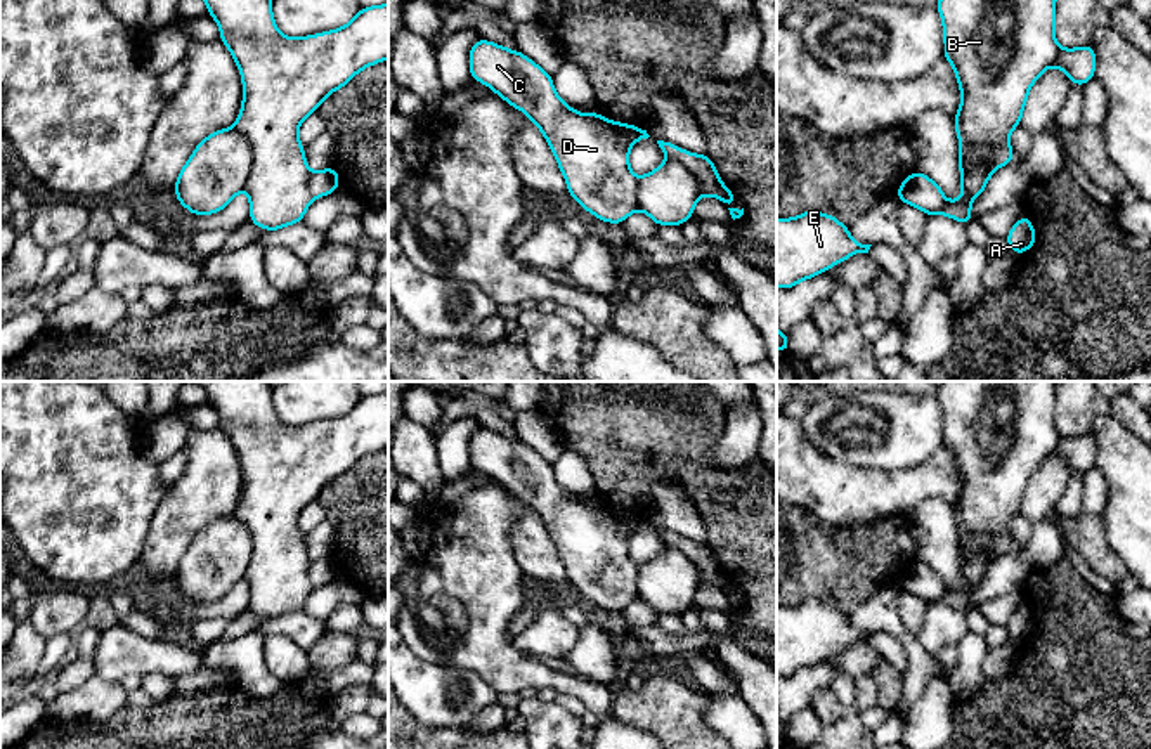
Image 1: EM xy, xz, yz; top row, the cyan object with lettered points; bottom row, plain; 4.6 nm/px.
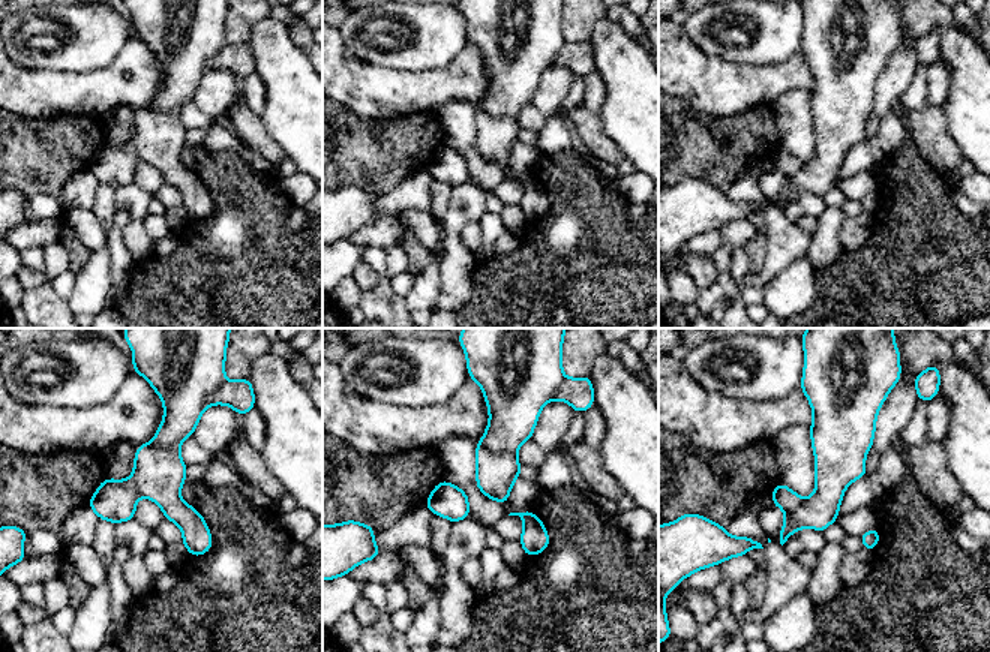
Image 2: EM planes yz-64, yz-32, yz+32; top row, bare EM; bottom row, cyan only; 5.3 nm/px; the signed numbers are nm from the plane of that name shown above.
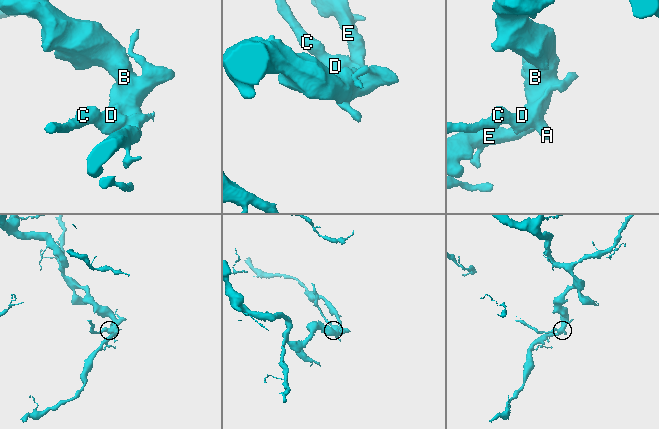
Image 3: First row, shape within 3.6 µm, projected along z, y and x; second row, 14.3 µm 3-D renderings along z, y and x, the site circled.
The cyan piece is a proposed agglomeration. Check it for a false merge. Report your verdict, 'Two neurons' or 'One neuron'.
Two neurons

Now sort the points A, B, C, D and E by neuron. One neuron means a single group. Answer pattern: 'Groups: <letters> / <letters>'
Groups: A C D / B E

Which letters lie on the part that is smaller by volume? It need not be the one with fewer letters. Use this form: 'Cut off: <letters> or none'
Cut off: A, C, D

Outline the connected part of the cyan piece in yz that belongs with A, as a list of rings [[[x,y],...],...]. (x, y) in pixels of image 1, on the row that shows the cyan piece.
[[[1021,217],[1009,231],[1009,234],[1005,236],[1007,243],[1009,243],[1009,250],[1014,253],[1026,253],[1035,243],[1037,243],[1037,236],[1035,236],[1035,229],[1031,225],[1031,217]]]

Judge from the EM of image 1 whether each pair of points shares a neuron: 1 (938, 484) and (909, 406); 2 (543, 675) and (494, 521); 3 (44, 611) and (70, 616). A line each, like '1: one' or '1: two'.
1: two
2: one
3: one

